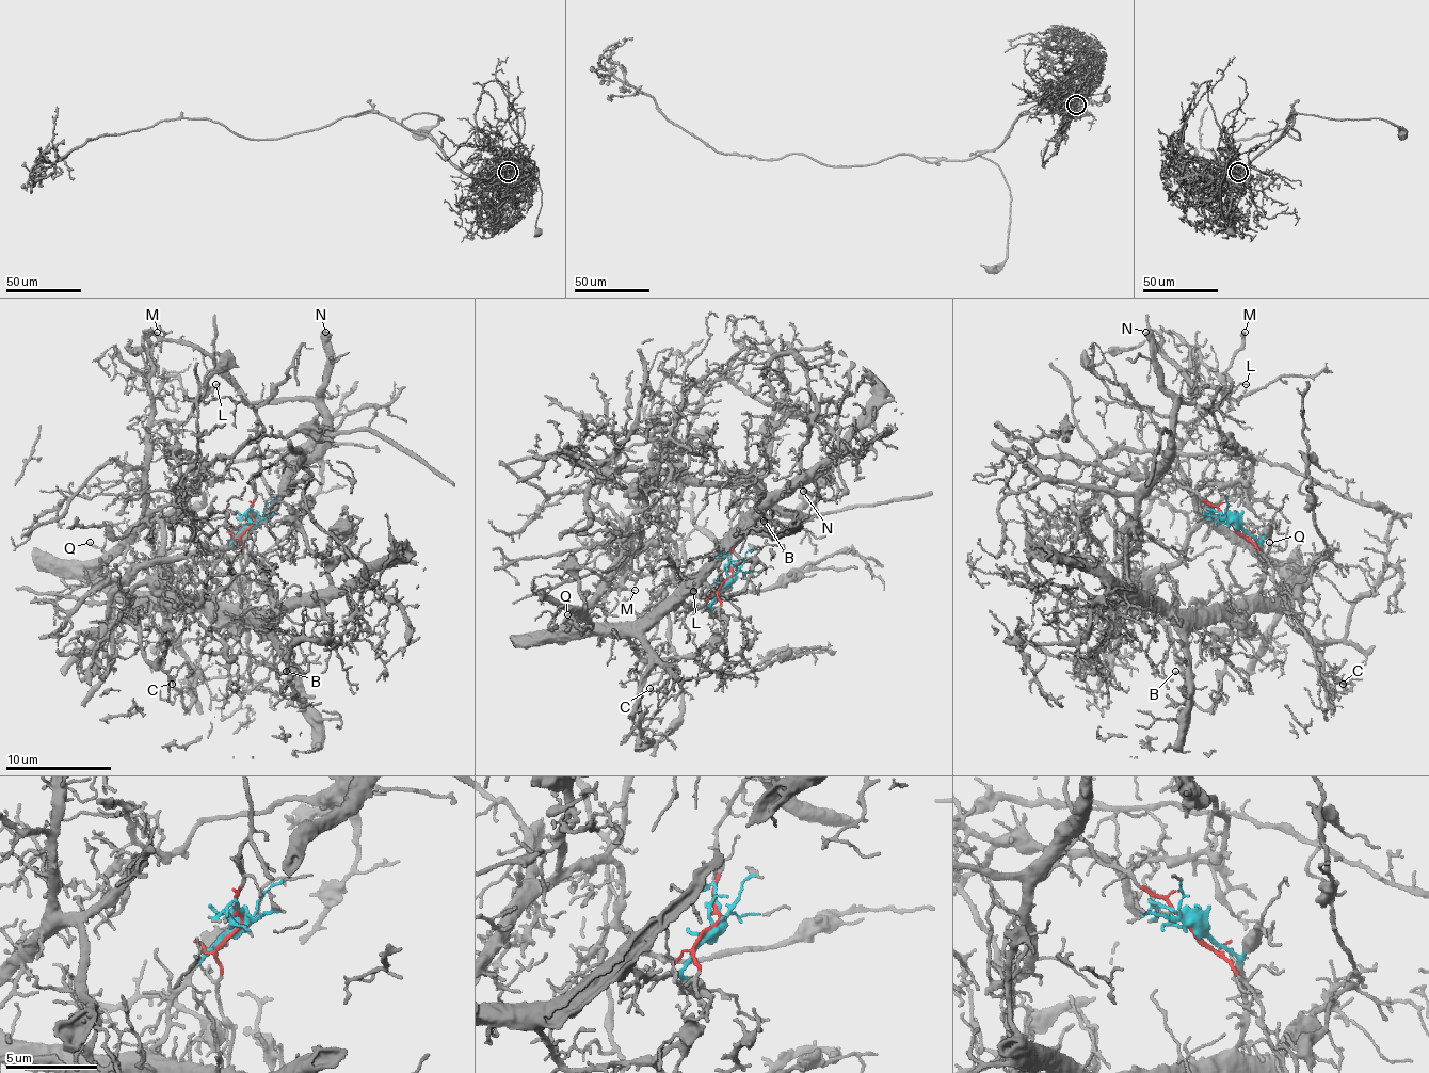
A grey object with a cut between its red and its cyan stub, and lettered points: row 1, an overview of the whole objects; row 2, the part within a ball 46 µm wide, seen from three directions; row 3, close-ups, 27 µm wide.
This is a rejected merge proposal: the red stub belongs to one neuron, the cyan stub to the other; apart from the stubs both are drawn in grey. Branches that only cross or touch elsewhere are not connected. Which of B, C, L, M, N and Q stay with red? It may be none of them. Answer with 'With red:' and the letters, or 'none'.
With red: L, N

